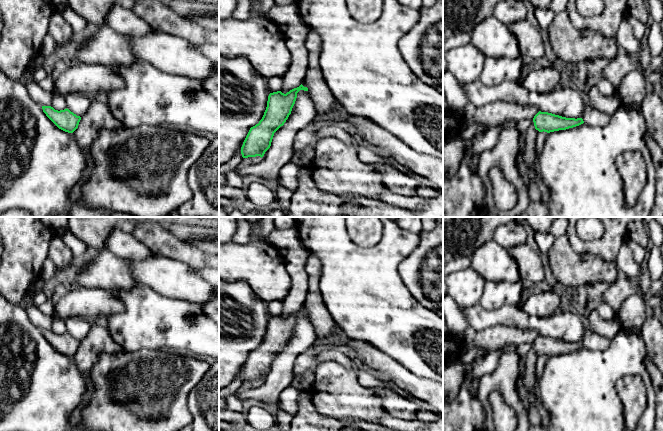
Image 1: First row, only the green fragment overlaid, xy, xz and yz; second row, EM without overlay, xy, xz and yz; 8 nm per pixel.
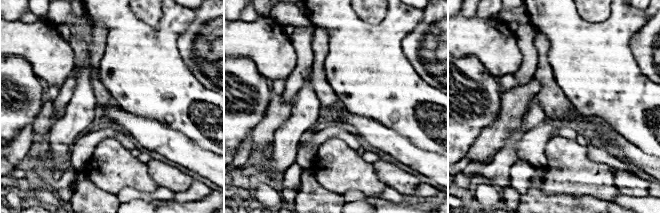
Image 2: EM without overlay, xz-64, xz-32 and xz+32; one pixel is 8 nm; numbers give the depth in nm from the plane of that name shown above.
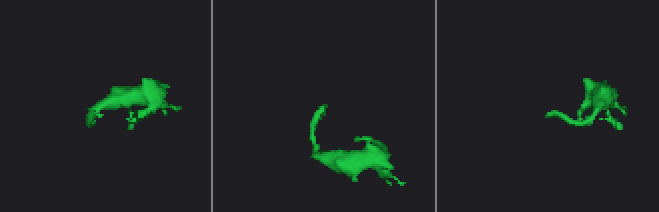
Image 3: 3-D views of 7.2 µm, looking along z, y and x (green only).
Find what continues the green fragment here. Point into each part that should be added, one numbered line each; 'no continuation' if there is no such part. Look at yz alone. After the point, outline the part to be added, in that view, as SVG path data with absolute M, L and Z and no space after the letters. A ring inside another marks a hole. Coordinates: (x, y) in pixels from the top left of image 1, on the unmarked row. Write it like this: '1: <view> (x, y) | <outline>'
1: yz (530, 382) | M534 346L525 356L524 385L528 391L529 408L527 410L529 423L532 426L541 425L540 407L537 397L537 381L535 376L536 361L540 356L535 353Z

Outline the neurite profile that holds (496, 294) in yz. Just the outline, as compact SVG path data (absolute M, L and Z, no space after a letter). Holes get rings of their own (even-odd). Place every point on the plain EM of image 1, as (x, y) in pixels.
M486 281L479 304L486 310L498 310L505 305L520 307L523 286L518 282Z

